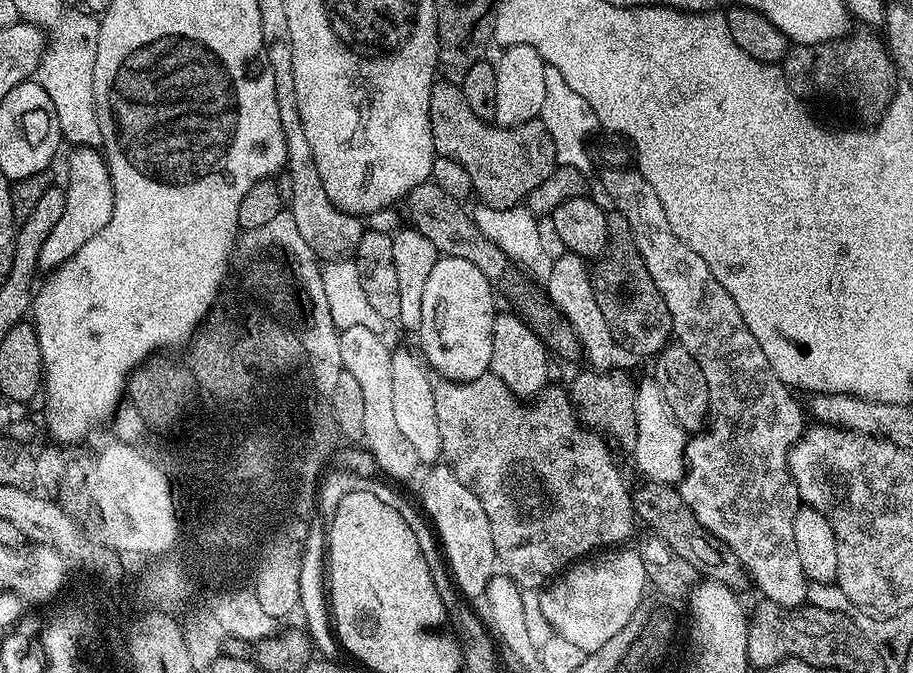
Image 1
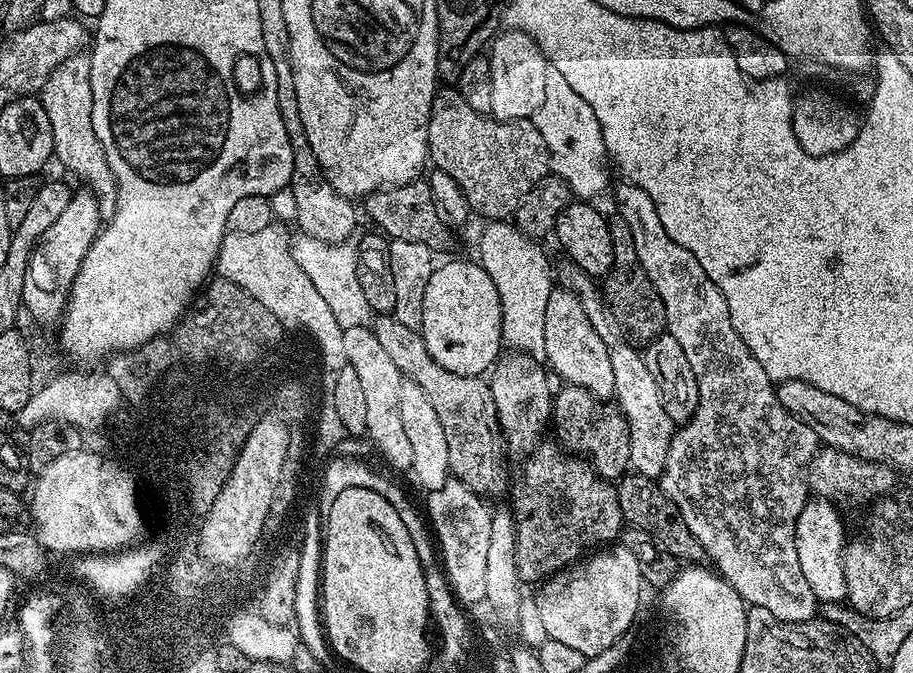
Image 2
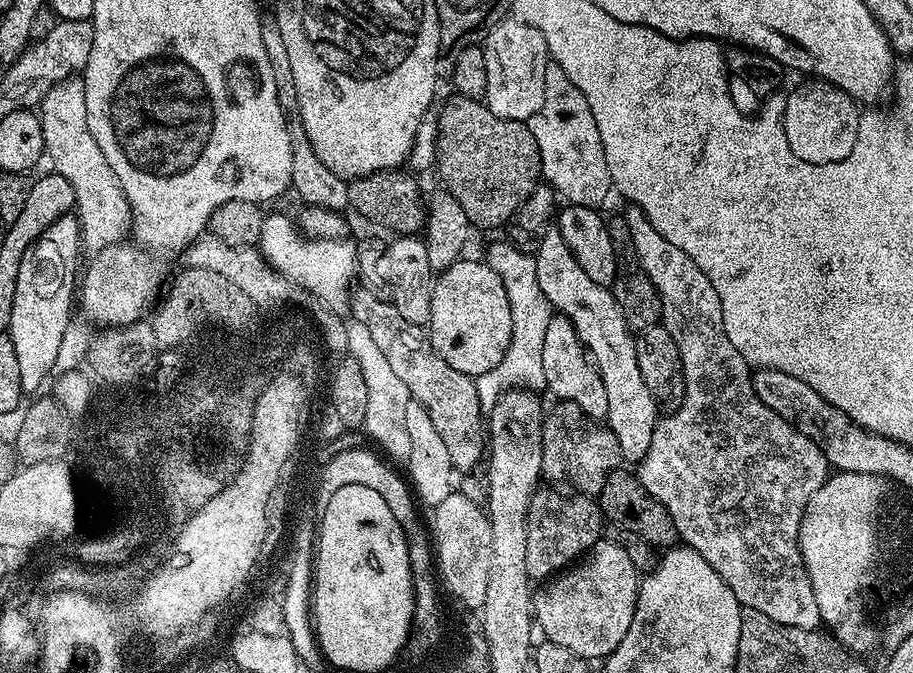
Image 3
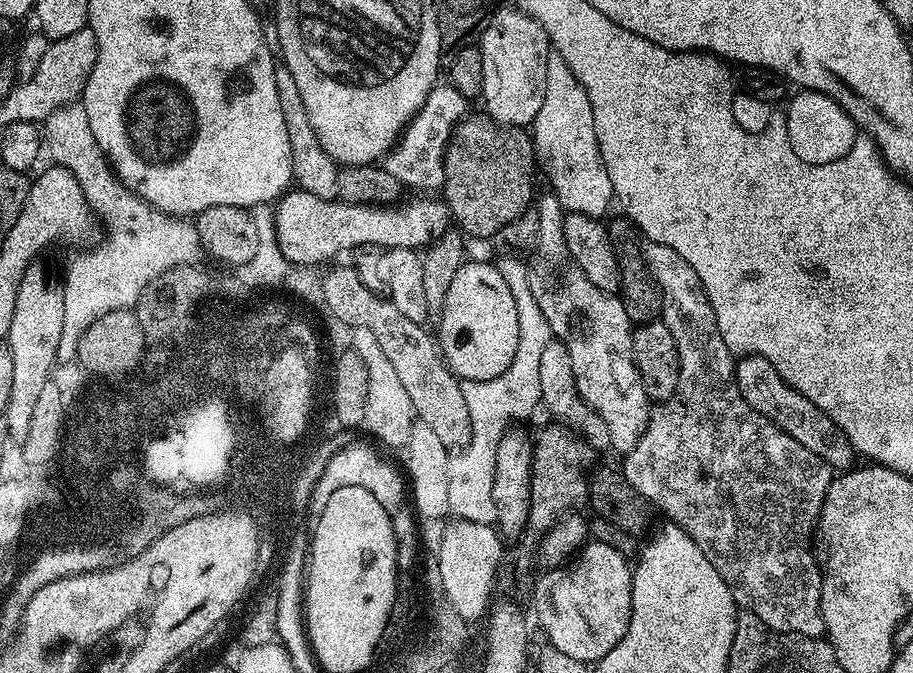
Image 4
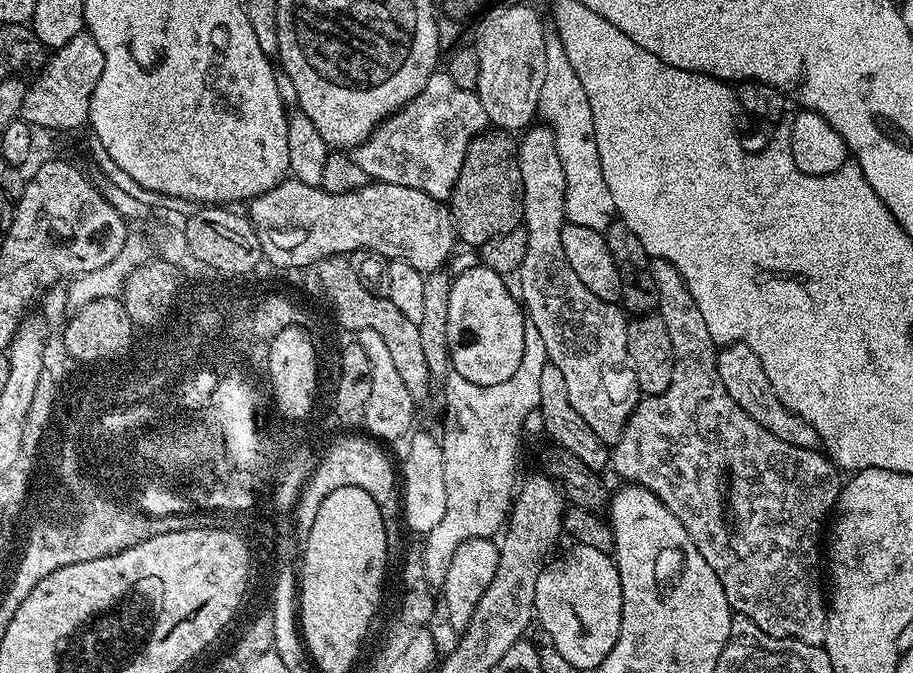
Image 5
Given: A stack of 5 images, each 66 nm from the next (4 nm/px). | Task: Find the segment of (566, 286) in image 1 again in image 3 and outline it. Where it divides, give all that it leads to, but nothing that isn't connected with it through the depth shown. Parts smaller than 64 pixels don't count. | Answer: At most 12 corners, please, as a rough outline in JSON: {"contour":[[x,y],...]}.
{"contour":[[565,316],[543,343],[546,388],[590,418],[607,417],[606,390]]}

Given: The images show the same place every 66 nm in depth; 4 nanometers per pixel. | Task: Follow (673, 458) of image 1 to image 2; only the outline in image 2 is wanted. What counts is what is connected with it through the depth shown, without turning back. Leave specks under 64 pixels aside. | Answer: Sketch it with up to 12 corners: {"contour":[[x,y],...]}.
{"contour":[[633,345],[609,347],[631,467],[659,477],[674,421]]}

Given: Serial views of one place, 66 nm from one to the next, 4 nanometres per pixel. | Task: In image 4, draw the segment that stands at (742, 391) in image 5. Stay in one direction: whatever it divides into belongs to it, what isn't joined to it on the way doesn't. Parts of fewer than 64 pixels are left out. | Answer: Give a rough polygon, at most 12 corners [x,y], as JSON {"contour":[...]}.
{"contour":[[736,360],[736,385],[755,412],[831,468],[852,446],[810,398],[766,362]]}

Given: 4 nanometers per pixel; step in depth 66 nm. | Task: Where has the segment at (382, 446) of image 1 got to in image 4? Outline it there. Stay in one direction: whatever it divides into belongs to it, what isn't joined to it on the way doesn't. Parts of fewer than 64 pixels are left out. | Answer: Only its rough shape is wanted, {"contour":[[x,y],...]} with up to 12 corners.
{"contour":[[369,328],[351,351],[366,362],[366,428],[403,449],[417,423],[410,394]]}

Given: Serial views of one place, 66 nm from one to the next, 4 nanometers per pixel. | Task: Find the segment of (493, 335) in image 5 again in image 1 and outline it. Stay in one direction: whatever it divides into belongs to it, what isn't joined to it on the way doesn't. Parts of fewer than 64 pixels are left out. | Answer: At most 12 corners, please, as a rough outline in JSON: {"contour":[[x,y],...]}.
{"contour":[[466,258],[426,278],[423,359],[437,377],[492,367],[493,285]]}

